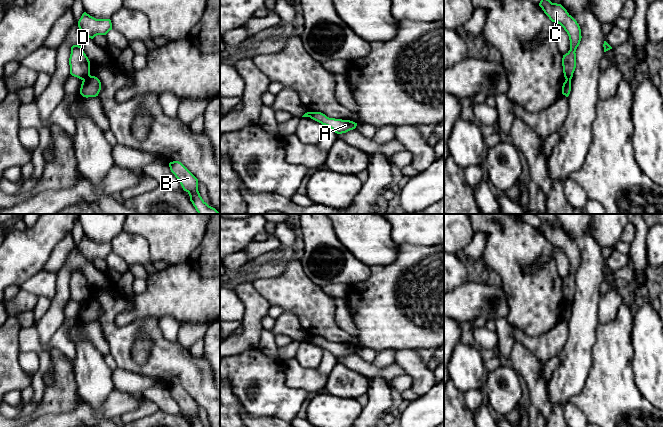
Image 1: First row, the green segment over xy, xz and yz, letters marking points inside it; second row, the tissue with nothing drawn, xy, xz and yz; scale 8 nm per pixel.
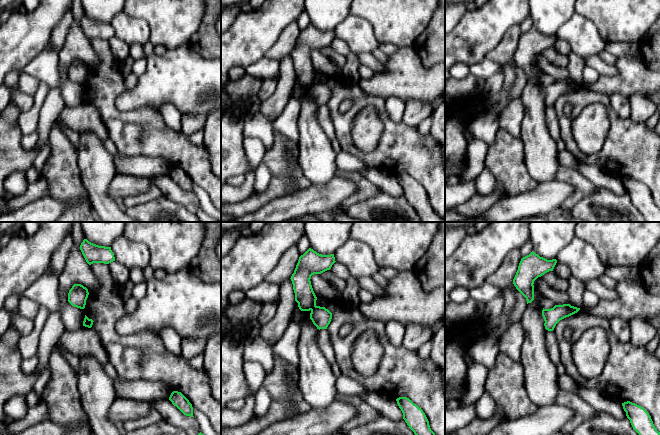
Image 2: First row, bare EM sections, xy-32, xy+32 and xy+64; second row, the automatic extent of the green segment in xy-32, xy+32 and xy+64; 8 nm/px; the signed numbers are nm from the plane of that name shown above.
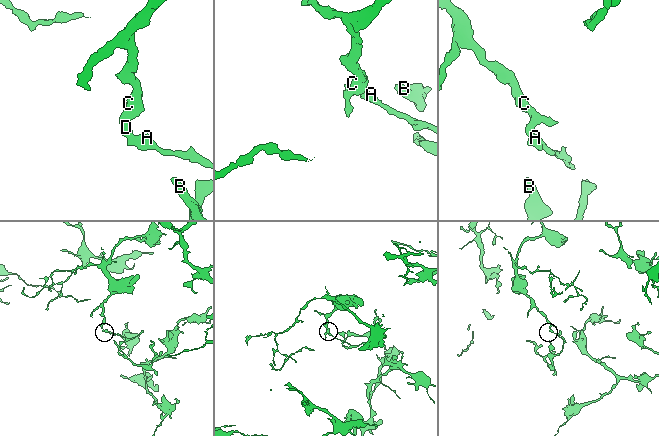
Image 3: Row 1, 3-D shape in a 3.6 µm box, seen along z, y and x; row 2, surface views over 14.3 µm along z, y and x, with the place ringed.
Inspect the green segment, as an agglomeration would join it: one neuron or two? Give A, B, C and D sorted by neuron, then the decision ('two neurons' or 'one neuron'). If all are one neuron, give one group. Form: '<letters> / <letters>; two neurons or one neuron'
A B / C D; two neurons

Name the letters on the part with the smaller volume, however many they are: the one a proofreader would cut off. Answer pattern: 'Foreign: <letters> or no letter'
Foreign: A, B

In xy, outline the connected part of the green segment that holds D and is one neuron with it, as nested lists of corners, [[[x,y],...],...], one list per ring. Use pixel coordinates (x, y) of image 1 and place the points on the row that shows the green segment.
[[[79,45],[71,47],[69,65],[70,74],[74,77],[85,80],[90,75],[90,61]]]

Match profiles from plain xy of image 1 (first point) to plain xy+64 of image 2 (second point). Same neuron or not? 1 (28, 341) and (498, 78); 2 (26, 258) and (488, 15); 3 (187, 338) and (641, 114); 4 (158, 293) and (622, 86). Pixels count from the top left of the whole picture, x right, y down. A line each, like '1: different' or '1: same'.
1: same
2: same
3: same
4: same

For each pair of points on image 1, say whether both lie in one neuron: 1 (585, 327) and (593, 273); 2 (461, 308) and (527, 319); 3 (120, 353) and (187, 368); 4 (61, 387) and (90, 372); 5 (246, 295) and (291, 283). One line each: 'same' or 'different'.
1: same
2: different
3: same
4: different
5: different

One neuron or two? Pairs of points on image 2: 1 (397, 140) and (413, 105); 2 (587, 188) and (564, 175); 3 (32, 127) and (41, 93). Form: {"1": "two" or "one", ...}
{"1": "two", "2": "one", "3": "one"}

